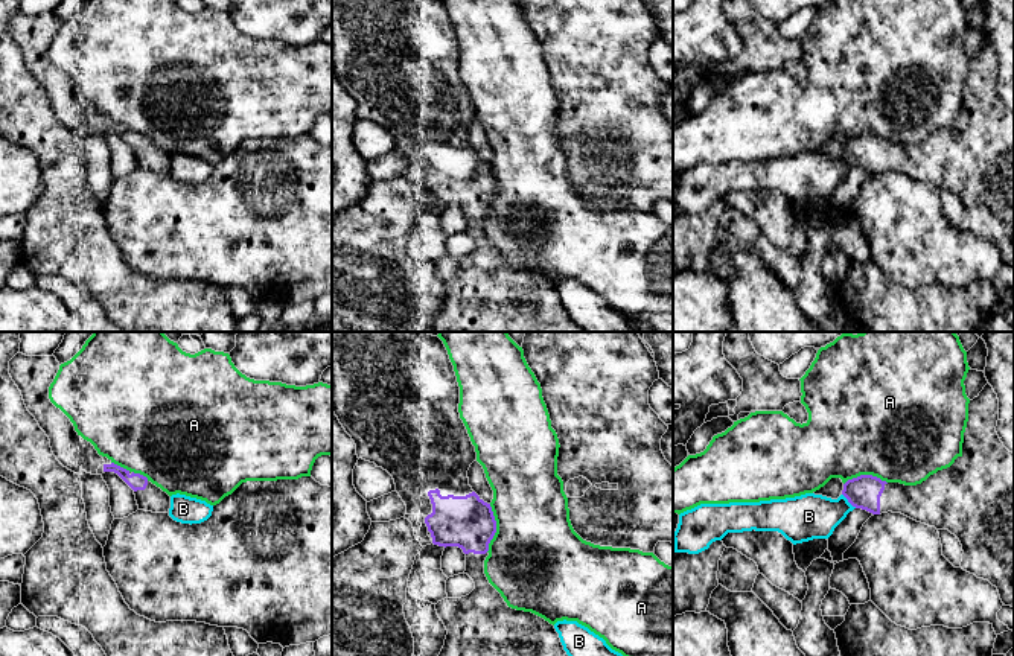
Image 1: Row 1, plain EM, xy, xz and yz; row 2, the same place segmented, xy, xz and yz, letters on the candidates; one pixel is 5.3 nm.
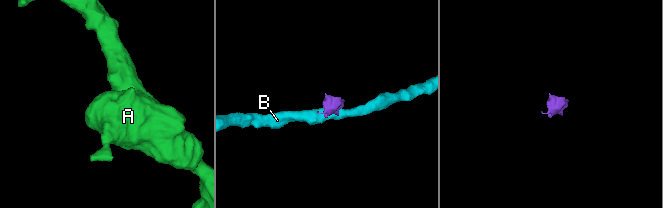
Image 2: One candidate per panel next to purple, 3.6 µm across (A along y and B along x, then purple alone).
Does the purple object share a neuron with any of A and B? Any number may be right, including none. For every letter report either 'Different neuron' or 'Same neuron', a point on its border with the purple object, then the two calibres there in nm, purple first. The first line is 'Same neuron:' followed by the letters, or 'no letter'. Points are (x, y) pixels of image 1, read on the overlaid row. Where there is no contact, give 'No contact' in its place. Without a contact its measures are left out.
Same neuron: no letter
A: Different neuron. Touches purple at xz (495, 528). Thickness 280 nm (purple) against 480 nm
B: Different neuron. Touches purple at yz (848, 501). Thickness 180 nm (purple) against 240 nm

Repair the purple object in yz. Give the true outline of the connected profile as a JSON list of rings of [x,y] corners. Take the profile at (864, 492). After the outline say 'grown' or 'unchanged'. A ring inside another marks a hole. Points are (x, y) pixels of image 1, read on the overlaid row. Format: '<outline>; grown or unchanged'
[[[987,384],[968,403],[962,455],[955,463],[917,486],[886,482],[860,475],[843,484],[848,502],[872,514],[901,513],[917,522],[949,530],[962,545],[961,568],[997,588],[1005,606],[1014,607],[1014,454],[1000,441],[996,426],[999,399]]]; grown

